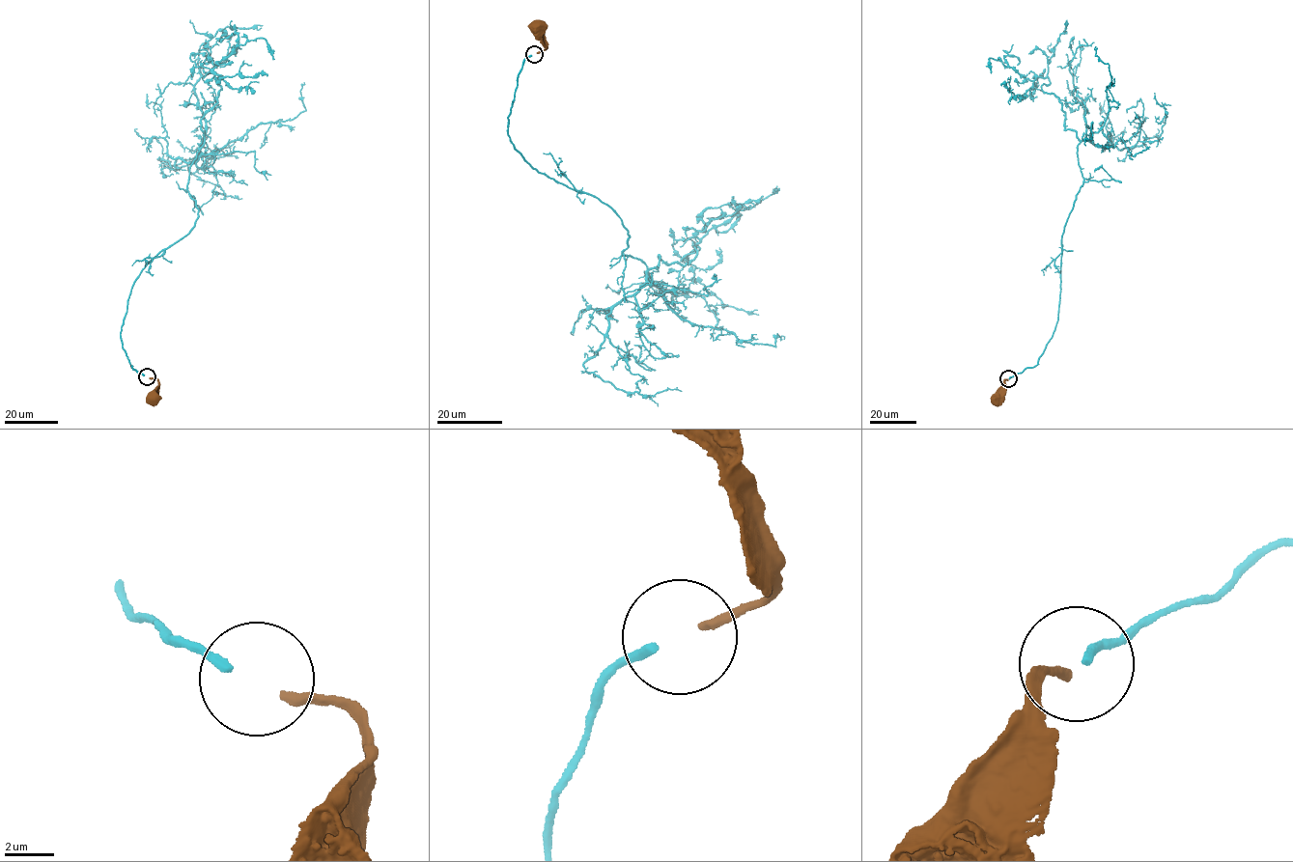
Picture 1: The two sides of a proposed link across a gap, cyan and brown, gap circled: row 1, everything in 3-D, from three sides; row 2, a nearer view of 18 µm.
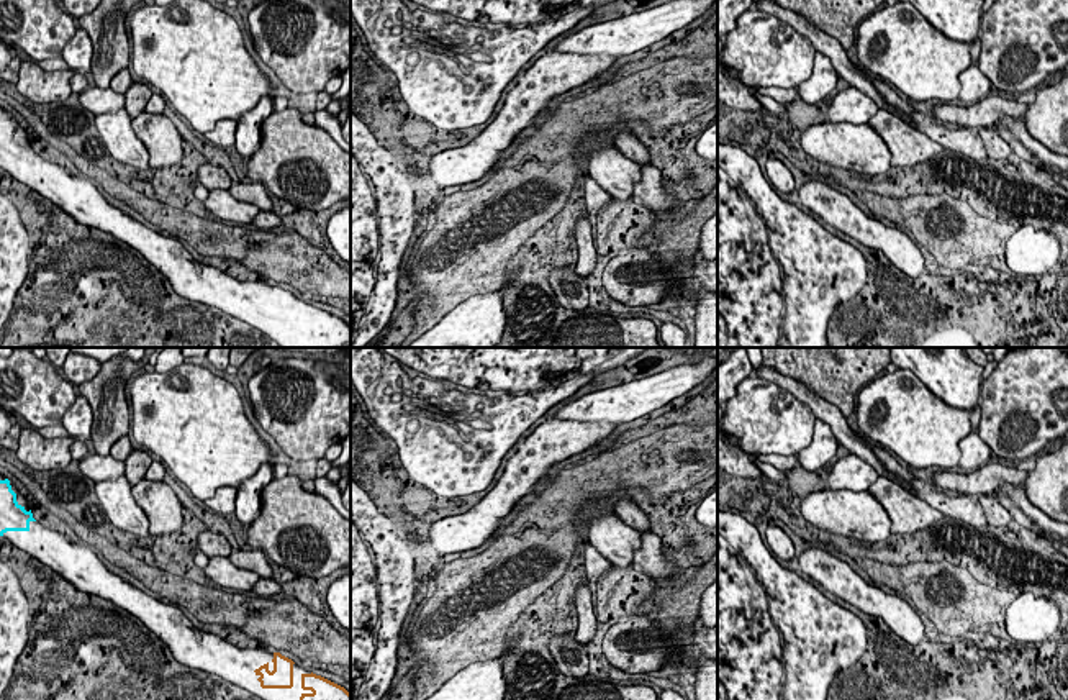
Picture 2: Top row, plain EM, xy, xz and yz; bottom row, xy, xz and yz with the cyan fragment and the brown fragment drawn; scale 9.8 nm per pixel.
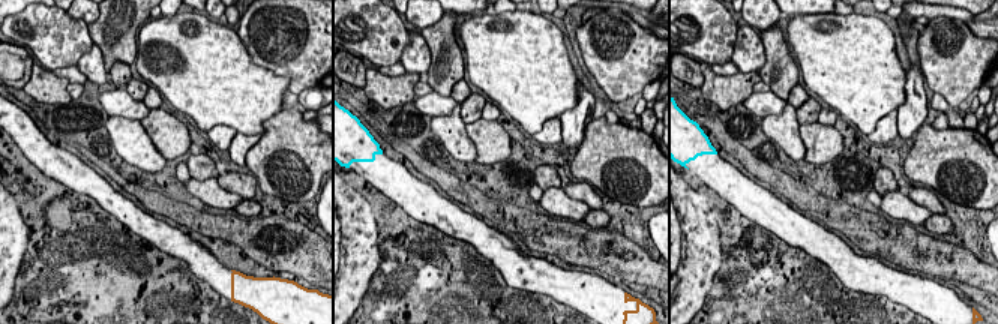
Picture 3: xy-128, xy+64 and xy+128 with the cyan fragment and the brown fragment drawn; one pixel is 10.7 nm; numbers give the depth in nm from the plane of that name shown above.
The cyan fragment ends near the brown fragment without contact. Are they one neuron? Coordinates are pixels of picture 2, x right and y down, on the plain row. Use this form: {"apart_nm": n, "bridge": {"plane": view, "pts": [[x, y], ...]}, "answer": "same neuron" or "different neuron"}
{"apart_nm": 2600, "bridge": {"plane": "xy", "pts": [[35, 153], [254, 304]]}, "answer": "same neuron"}

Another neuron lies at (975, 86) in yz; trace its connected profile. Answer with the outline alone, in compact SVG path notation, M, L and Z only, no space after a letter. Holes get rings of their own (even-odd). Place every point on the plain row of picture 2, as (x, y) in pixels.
M971 64L968 69L965 69L958 75L958 80L962 84L958 98L968 105L980 102L993 89L989 79L975 64Z

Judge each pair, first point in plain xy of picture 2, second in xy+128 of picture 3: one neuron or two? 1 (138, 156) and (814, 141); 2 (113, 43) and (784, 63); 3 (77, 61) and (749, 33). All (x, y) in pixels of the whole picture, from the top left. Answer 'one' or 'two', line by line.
1: two
2: one
3: one

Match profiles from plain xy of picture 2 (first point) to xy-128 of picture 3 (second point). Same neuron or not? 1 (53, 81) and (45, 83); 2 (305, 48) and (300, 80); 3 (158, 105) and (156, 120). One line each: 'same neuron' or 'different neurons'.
1: same neuron
2: same neuron
3: different neurons

